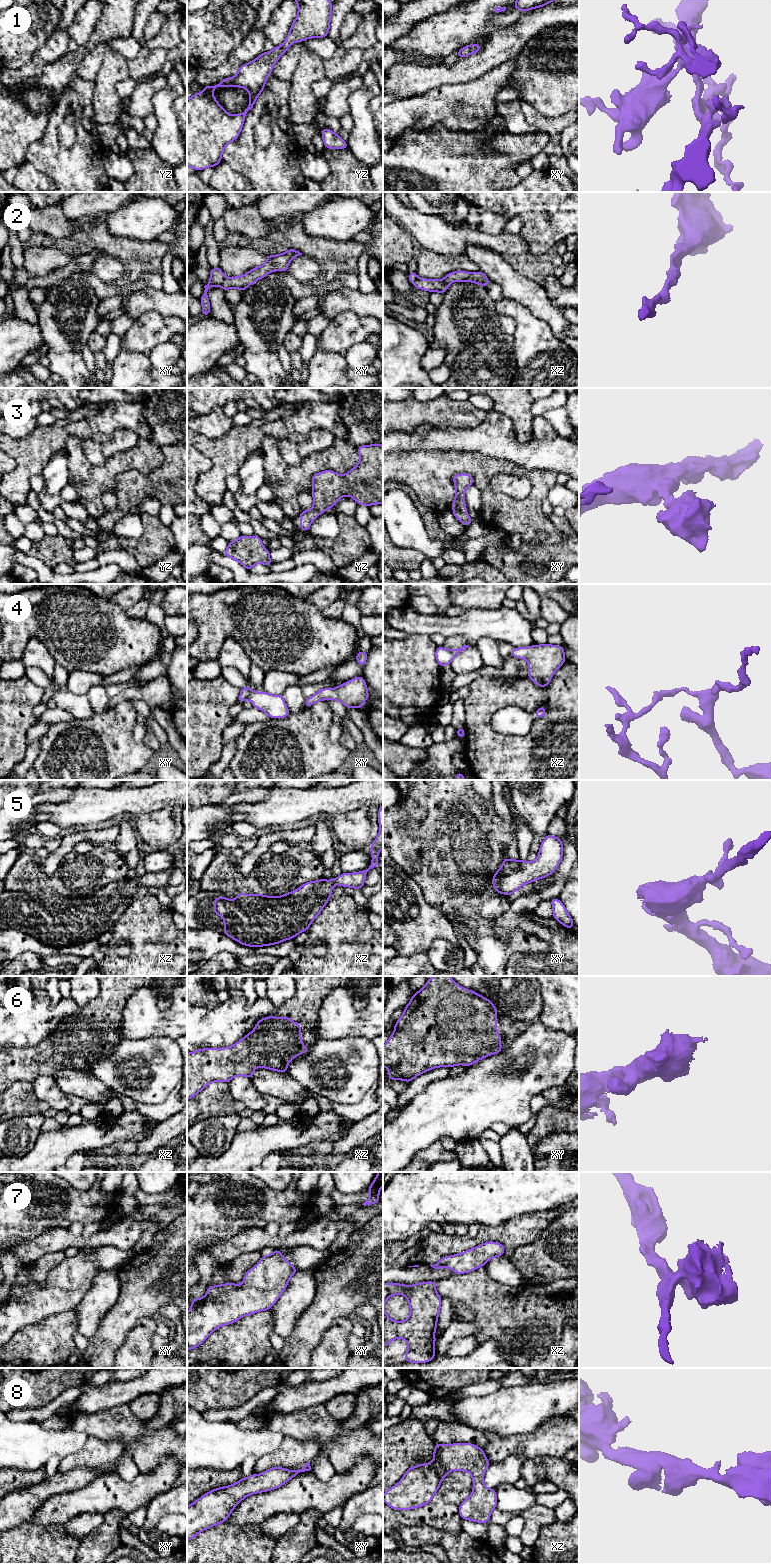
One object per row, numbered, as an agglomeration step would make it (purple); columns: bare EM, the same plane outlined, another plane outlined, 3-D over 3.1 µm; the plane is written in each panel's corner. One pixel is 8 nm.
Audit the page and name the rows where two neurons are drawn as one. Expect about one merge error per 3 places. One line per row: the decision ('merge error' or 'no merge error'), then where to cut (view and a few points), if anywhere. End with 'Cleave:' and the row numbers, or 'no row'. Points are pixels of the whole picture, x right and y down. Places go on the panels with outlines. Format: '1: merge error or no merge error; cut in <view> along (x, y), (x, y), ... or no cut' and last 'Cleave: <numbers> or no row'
1: no merge error; no cut
2: no merge error; no cut
3: no merge error; no cut
4: merge error; cut in xy along (254, 691), (248, 698)
5: no merge error; no cut
6: no merge error; no cut
7: no merge error; no cut
8: no merge error; no cut
Cleave: 4

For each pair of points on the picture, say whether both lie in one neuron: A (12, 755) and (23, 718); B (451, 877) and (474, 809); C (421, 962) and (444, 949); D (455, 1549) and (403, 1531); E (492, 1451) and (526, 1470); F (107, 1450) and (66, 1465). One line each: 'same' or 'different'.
A: same
B: same
C: different
D: same
E: different
F: same

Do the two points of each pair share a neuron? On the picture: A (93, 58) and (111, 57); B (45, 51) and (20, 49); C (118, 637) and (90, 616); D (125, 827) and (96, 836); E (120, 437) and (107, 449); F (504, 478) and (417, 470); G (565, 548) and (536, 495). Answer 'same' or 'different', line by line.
A: different
B: different
C: same
D: different
E: same
F: different
G: different

